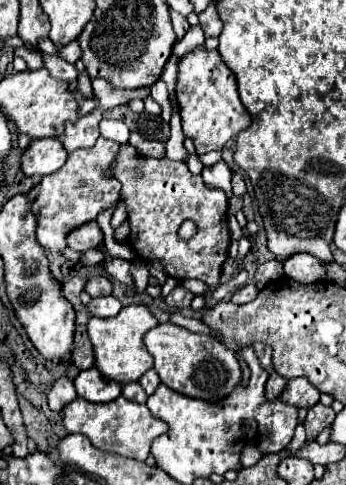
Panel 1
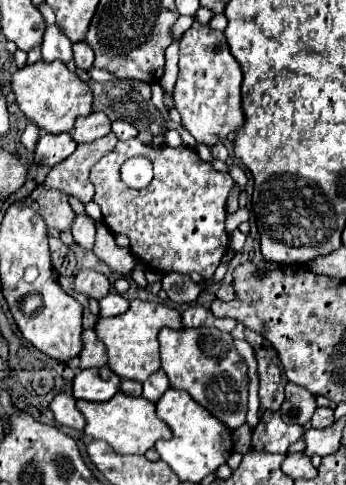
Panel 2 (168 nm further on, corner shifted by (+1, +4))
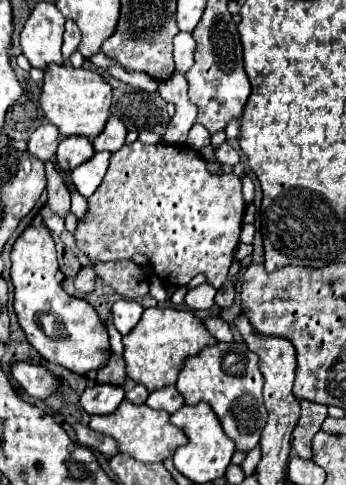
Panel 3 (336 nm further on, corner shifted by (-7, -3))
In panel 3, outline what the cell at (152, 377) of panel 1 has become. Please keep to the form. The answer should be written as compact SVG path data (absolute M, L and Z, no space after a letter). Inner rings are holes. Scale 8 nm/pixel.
M168 386L168 388L150 392L146 404L154 410L166 410L168 414L172 414L184 406L184 398L180 396L180 392L174 386Z

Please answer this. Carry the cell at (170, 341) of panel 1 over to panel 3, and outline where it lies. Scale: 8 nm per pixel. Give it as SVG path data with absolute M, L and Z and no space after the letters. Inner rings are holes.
M218 342L202 348L196 356L188 356L176 382L186 404L198 404L202 400L212 406L224 432L236 442L236 450L252 450L266 426L262 386L264 376L258 370L258 356L250 352L244 342Z

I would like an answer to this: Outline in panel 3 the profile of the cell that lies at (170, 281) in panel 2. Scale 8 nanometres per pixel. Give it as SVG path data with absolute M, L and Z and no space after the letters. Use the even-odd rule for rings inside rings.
M204 282L198 288L188 290L184 302L192 310L208 310L208 308L214 306L214 296L216 296L216 288Z

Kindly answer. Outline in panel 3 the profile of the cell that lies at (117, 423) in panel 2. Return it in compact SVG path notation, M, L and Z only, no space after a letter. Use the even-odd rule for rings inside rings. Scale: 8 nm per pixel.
M124 400L120 404L120 408L116 408L116 412L112 412L108 416L92 416L90 428L114 438L118 442L118 450L122 454L132 456L138 462L162 462L166 458L170 458L178 446L184 446L188 442L184 432L180 428L172 426L168 418L170 418L170 414L164 410L152 410L146 404L136 406L128 400Z

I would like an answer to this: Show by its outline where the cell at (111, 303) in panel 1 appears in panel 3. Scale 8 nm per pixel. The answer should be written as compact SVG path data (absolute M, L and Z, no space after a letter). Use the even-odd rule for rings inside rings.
M118 300L112 306L112 322L120 334L128 334L140 320L144 308L134 300Z

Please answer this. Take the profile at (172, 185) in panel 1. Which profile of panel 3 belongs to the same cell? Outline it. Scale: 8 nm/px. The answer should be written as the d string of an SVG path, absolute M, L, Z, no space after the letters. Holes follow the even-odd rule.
M132 142L132 144L126 144L122 146L118 152L114 152L110 156L110 166L108 166L108 172L102 180L102 184L96 188L96 192L88 198L88 216L84 222L78 222L78 228L76 228L76 246L92 260L92 262L108 262L108 260L126 260L134 254L144 254L154 272L174 284L174 286L186 286L196 274L204 274L206 276L206 282L212 284L214 288L220 288L224 282L226 282L226 272L234 260L234 250L238 246L238 238L240 238L240 228L242 228L242 214L244 214L244 200L242 200L242 184L240 180L234 176L234 174L212 174L208 172L206 168L206 160L204 156L188 146L188 144L152 144L152 146L146 146L146 144L140 144L140 142Z

